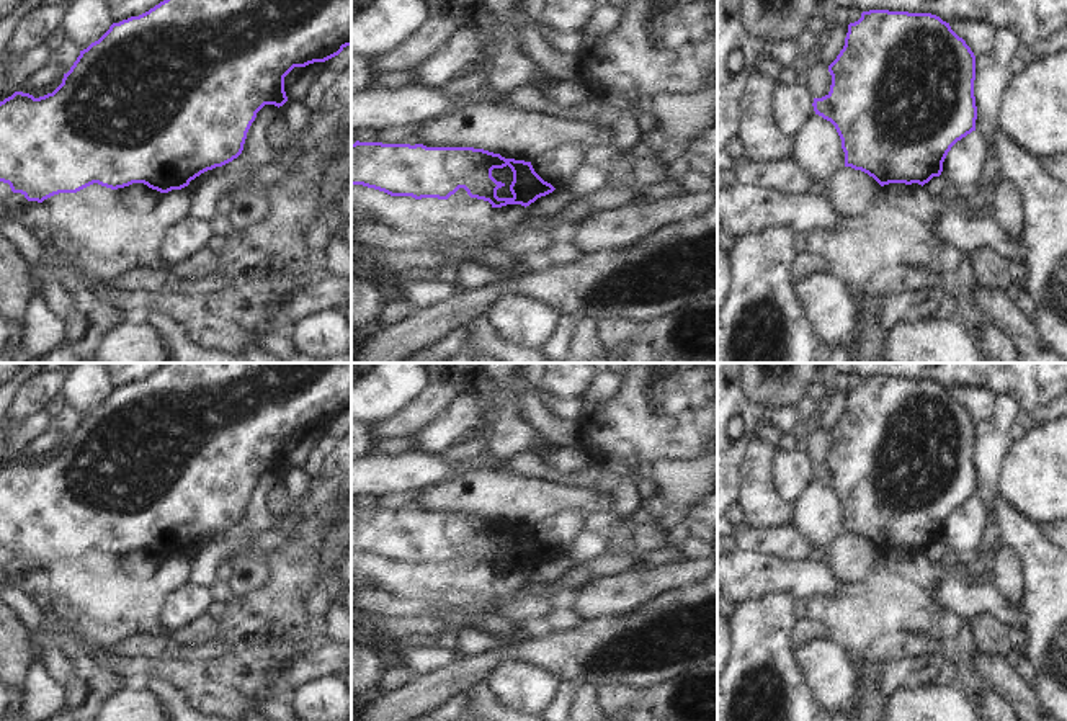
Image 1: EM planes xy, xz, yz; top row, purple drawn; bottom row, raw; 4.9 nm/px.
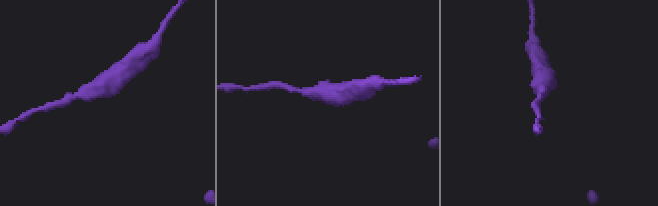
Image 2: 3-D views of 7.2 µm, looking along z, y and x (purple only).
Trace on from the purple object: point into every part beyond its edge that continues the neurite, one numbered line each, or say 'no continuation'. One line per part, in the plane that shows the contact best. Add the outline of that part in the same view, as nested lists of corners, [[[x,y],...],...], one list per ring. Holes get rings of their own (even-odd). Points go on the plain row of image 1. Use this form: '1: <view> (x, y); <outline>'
no continuation

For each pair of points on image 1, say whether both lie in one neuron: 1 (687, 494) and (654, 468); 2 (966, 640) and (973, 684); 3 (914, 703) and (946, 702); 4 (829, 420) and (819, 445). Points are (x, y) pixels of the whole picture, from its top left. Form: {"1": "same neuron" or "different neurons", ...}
{"1": "same neuron", "2": "same neuron", "3": "same neuron", "4": "different neurons"}

